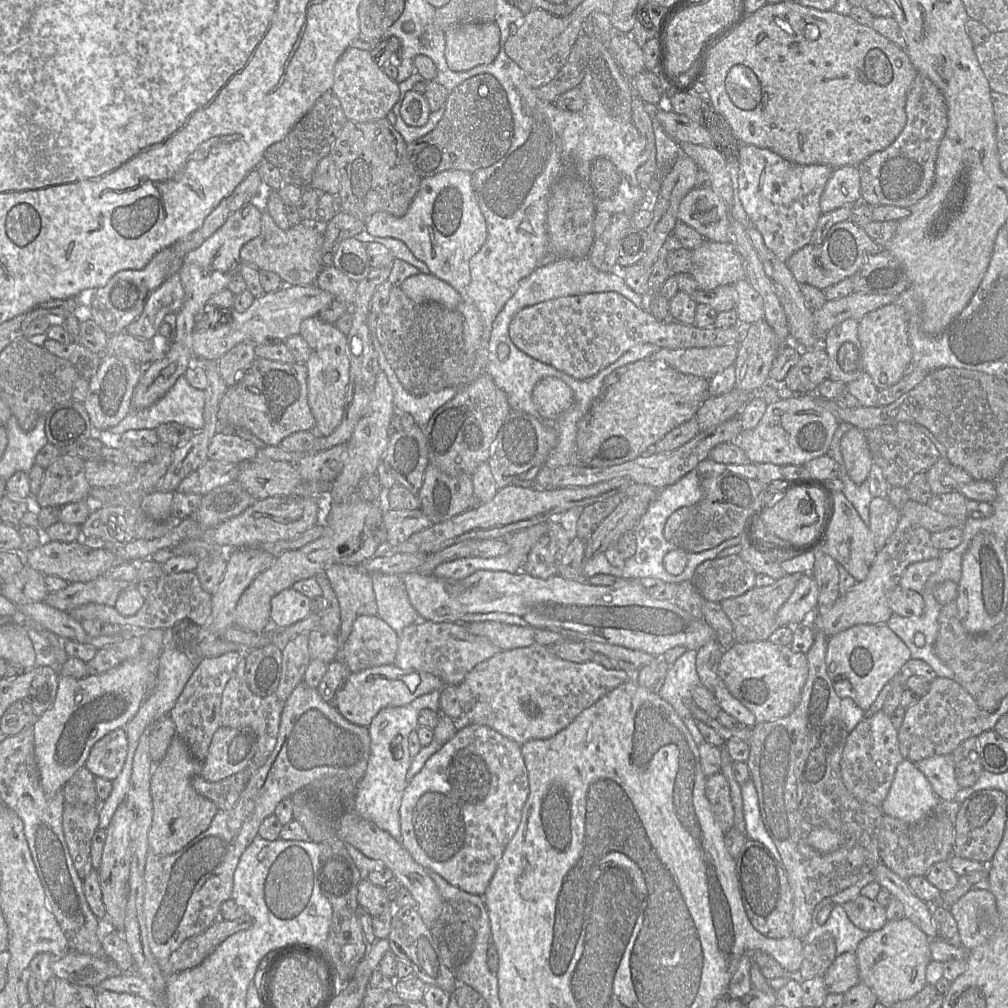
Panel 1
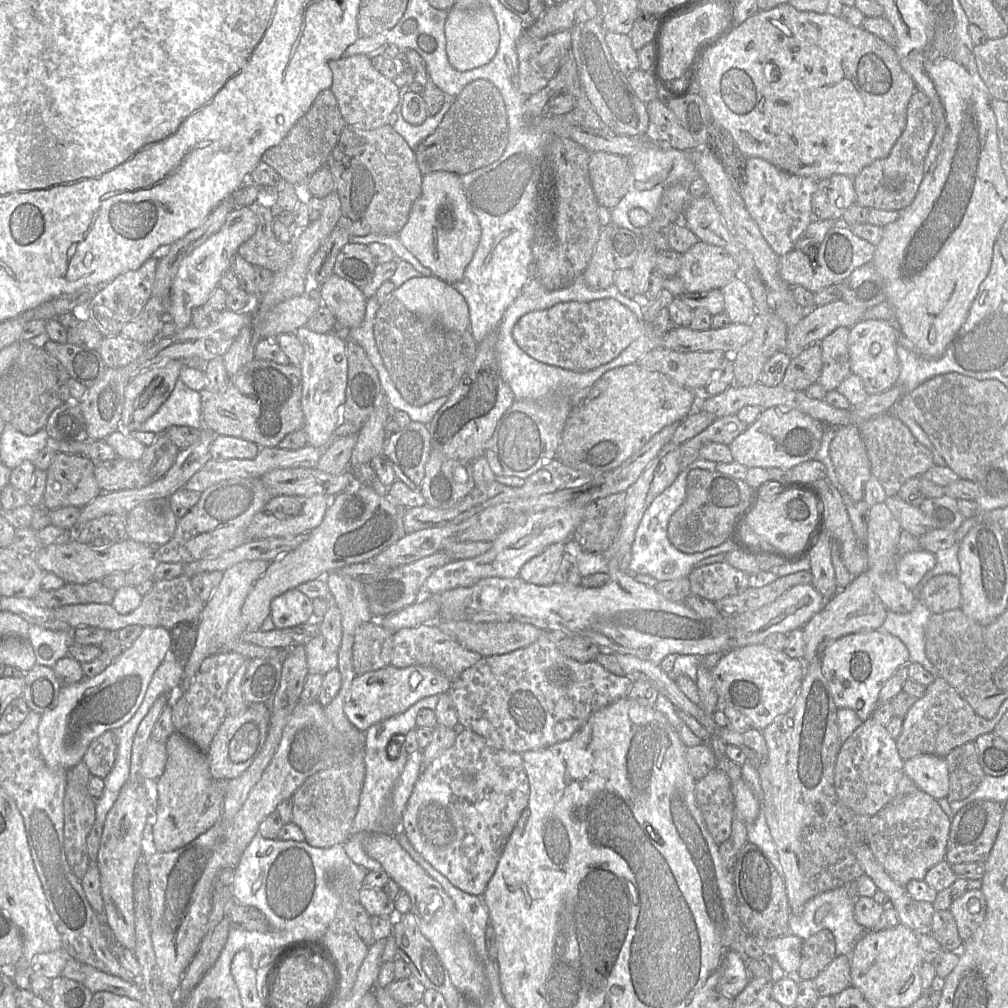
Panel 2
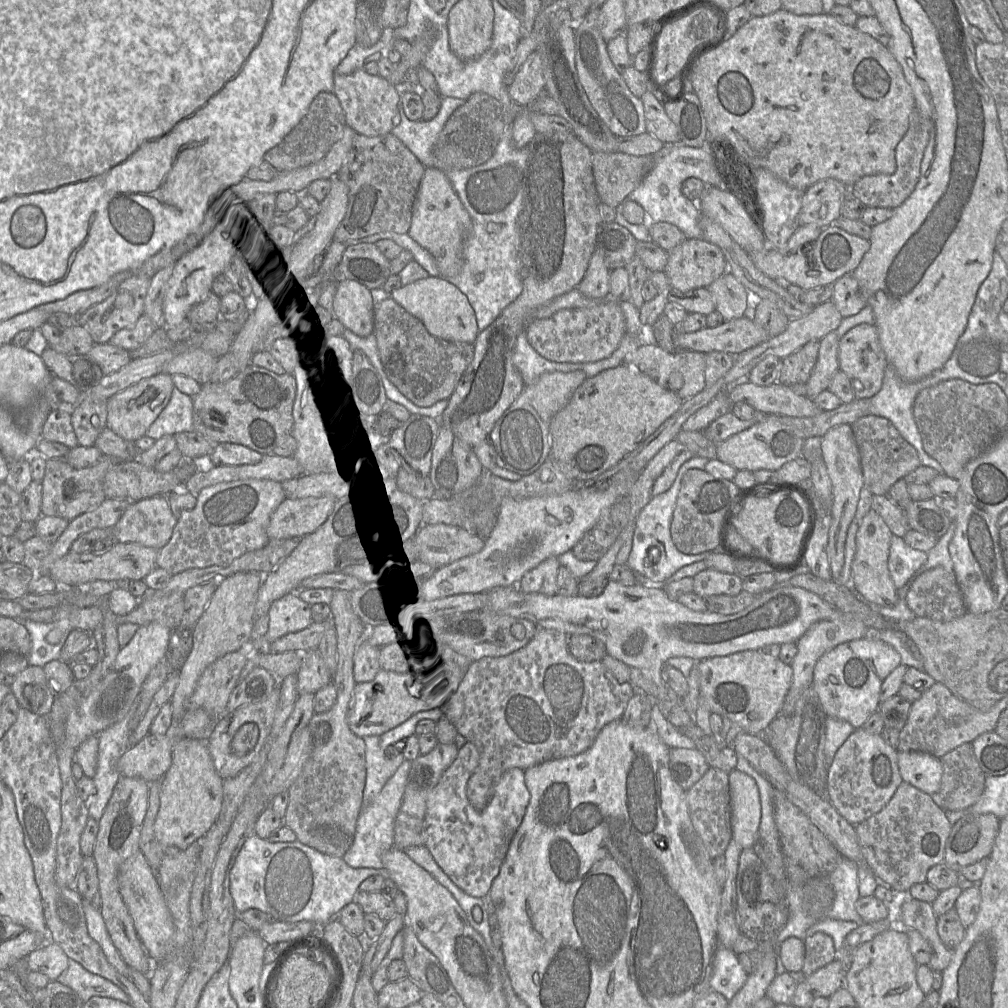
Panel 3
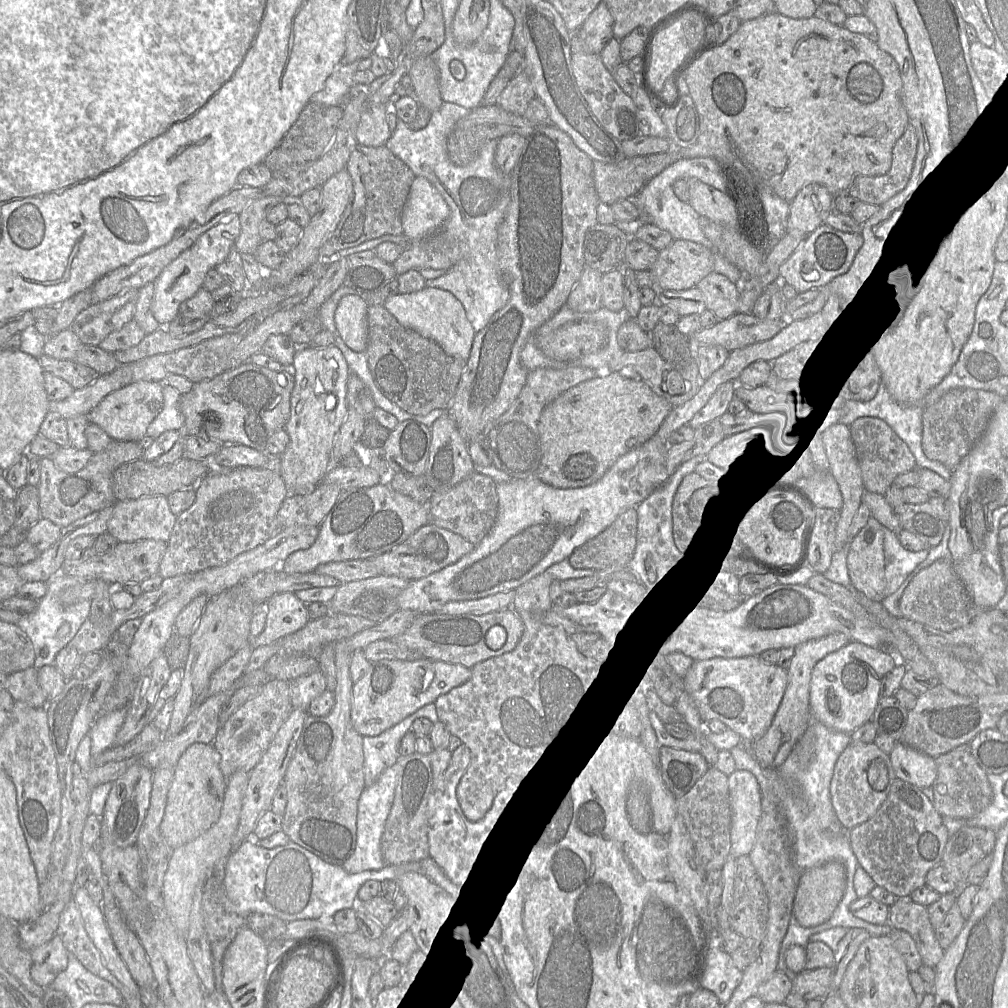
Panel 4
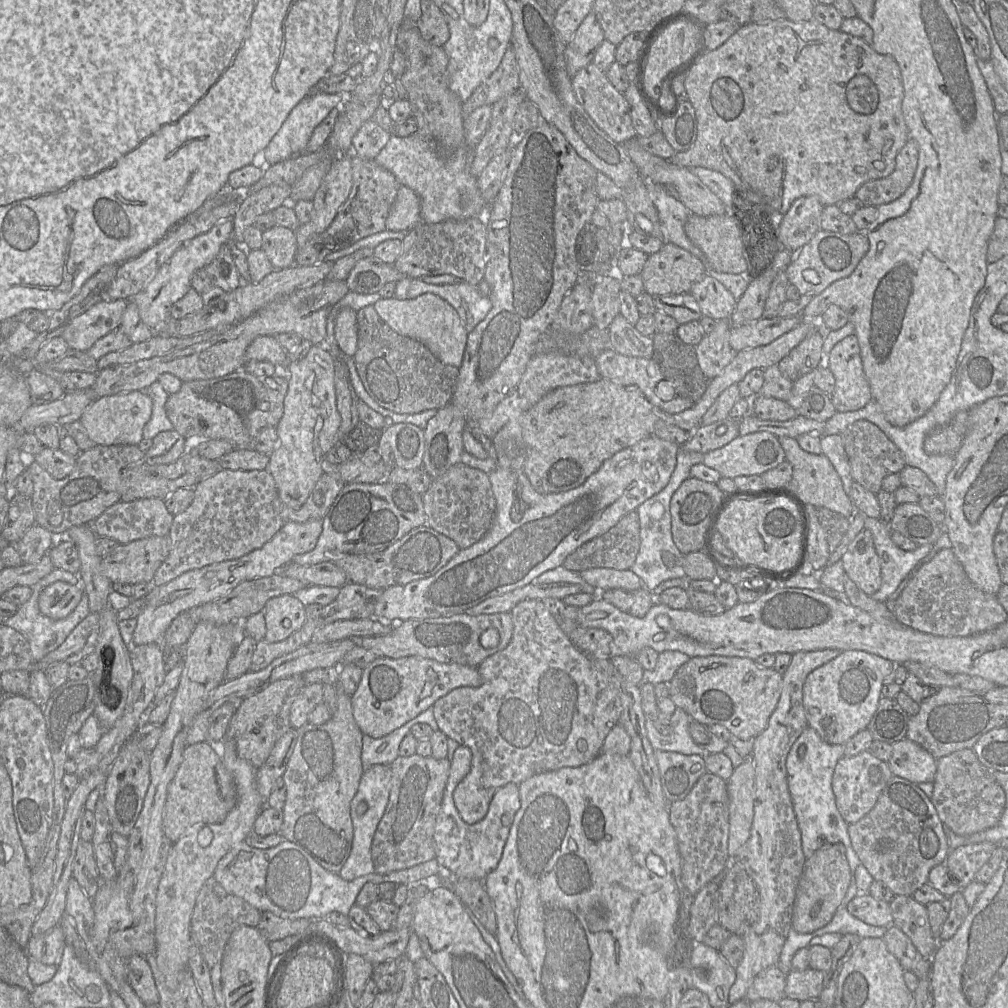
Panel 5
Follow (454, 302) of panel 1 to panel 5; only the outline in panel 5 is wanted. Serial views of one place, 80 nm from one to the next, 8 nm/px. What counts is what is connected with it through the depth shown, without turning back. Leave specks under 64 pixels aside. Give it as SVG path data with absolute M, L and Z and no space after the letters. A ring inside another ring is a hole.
M426 293L413 299L380 299L373 306L379 317L396 333L421 342L442 363L460 369L469 333L448 302L435 294Z

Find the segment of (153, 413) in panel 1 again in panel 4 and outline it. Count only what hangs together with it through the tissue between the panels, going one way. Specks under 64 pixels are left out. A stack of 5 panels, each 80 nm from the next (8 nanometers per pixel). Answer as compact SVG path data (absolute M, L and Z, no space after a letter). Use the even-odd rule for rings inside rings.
M163 383L164 405L158 415L148 425L146 435L153 439L163 432L176 430L183 432L185 417L180 410L181 394L171 385Z

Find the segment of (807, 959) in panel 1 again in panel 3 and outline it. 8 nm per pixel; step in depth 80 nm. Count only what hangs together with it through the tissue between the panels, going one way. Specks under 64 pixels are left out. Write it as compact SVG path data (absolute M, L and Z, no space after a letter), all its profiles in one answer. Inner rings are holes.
M817 932L804 940L805 958L801 970L802 976L807 977L819 968L832 962L836 957L834 942L831 936Z

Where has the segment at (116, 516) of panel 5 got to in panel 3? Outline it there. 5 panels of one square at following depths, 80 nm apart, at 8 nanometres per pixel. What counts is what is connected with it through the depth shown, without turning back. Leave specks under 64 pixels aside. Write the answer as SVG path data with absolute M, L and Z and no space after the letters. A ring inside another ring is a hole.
M165 495L132 502L112 528L121 543L138 543L157 550L170 540L177 518Z

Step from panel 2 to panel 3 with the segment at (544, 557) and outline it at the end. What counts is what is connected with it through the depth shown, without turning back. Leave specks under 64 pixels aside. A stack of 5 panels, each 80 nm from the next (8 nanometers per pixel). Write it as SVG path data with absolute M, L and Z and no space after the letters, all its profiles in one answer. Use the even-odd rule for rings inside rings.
M549 557L527 571L517 587L524 593L541 593L552 596L558 593L557 574L561 565L558 557Z

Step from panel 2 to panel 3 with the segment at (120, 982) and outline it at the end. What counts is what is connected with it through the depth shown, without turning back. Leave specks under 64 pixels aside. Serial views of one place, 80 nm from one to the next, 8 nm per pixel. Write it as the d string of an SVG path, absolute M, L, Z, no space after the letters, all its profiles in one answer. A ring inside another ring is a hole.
M70 958L68 968L56 981L70 987L84 1003L93 996L108 997L130 1003L128 995L117 985L102 976L89 972Z

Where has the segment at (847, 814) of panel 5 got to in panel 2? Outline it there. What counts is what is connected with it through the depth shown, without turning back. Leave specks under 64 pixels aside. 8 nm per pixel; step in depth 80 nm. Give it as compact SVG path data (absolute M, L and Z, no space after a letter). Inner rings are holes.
M868 718L843 743L838 753L834 785L839 800L857 814L871 817L876 815L895 797L898 783L904 775L904 762L898 752L896 740L890 736L886 726Z

